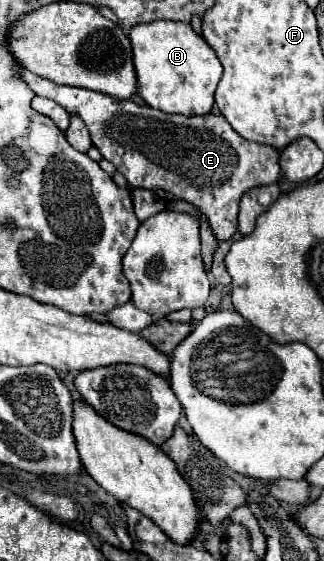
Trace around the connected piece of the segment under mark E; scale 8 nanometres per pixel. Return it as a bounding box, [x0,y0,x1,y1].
[18,69,282,243]

